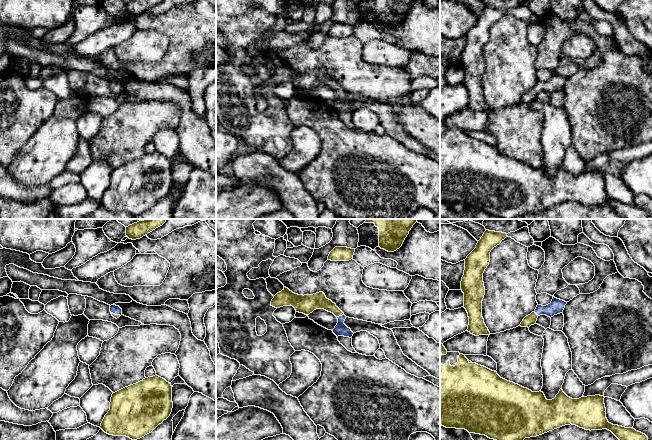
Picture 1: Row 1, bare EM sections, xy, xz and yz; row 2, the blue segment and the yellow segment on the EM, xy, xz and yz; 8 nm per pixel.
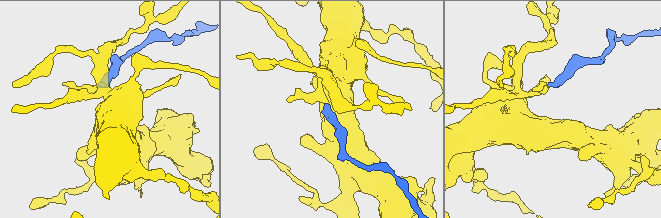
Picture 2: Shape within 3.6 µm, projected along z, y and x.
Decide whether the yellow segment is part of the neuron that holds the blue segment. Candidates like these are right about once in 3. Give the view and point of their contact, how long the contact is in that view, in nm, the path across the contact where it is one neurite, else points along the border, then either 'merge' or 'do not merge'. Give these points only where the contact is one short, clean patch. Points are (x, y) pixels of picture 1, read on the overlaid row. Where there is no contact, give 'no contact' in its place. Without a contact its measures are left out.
contact xz (340, 316); length 60 nm; way xz (341, 329), (340, 316), (328, 305), (316, 301); merge

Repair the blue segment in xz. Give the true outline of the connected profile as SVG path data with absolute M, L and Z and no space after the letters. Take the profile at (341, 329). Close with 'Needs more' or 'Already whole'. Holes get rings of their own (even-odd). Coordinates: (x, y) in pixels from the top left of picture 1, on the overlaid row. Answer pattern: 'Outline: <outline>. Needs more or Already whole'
Outline: M284 287L284 289L277 293L271 301L271 306L275 308L290 305L295 308L296 312L303 313L305 315L309 315L316 309L324 309L331 312L338 319L337 325L332 330L337 337L344 336L352 338L354 334L351 329L344 324L346 319L344 313L336 306L335 303L327 299L323 292L303 296L295 294L288 288Z. Needs more

